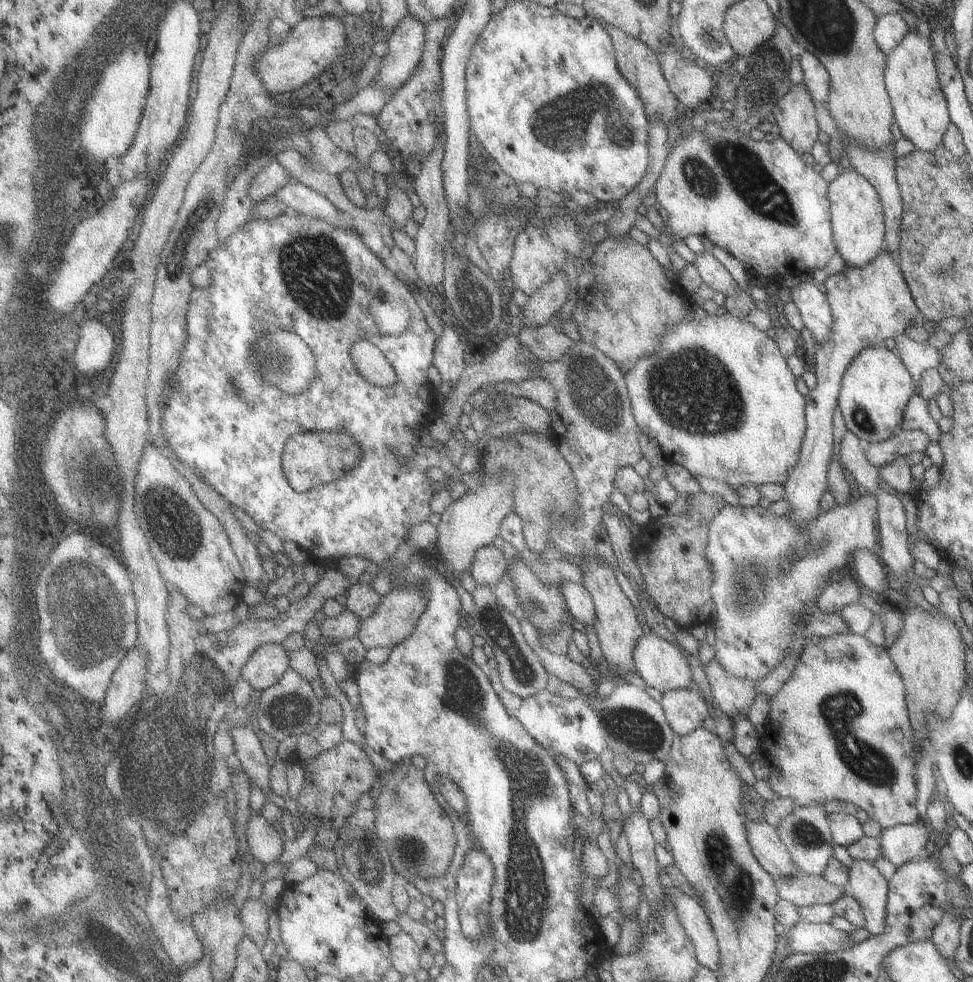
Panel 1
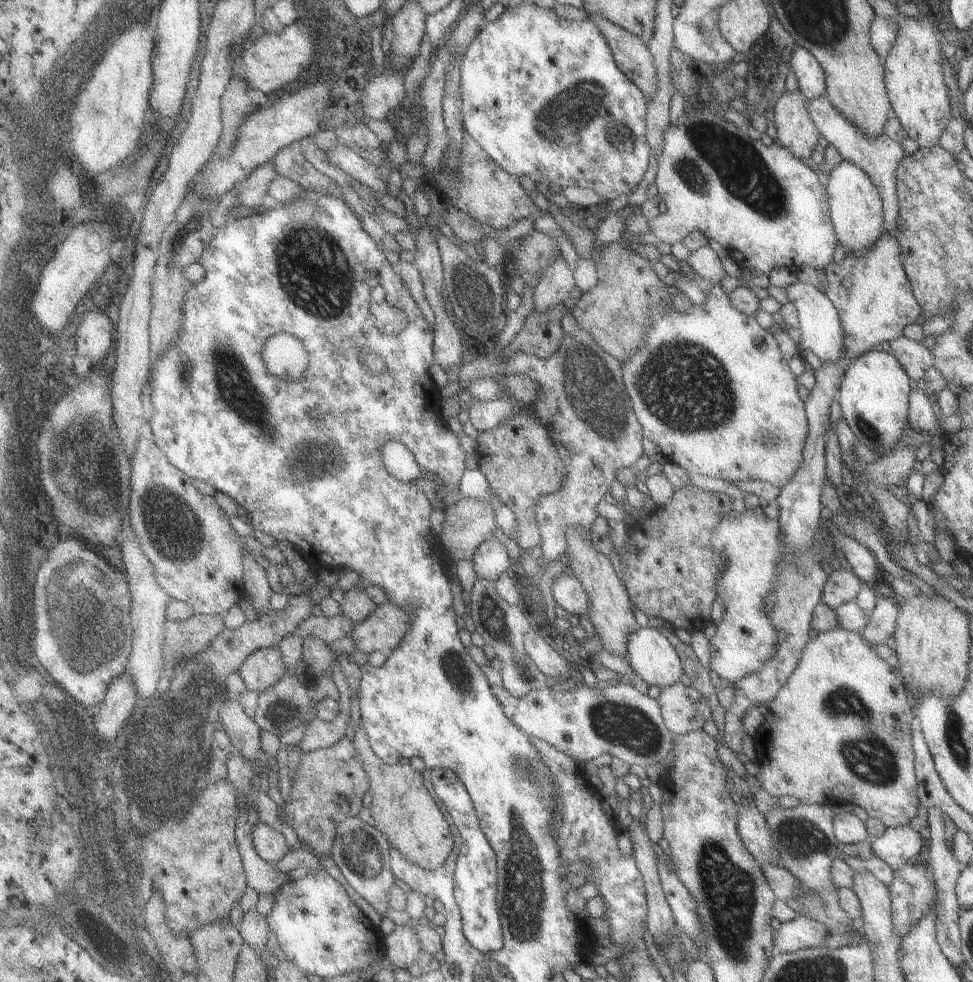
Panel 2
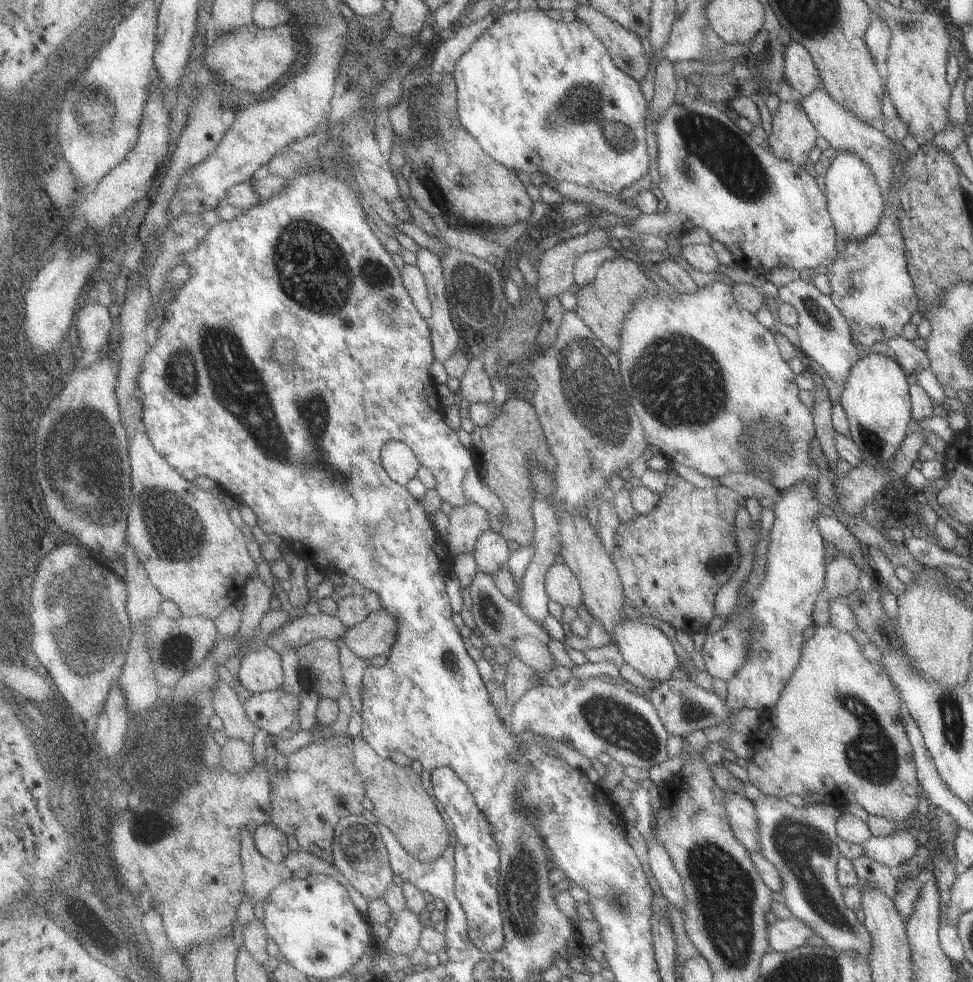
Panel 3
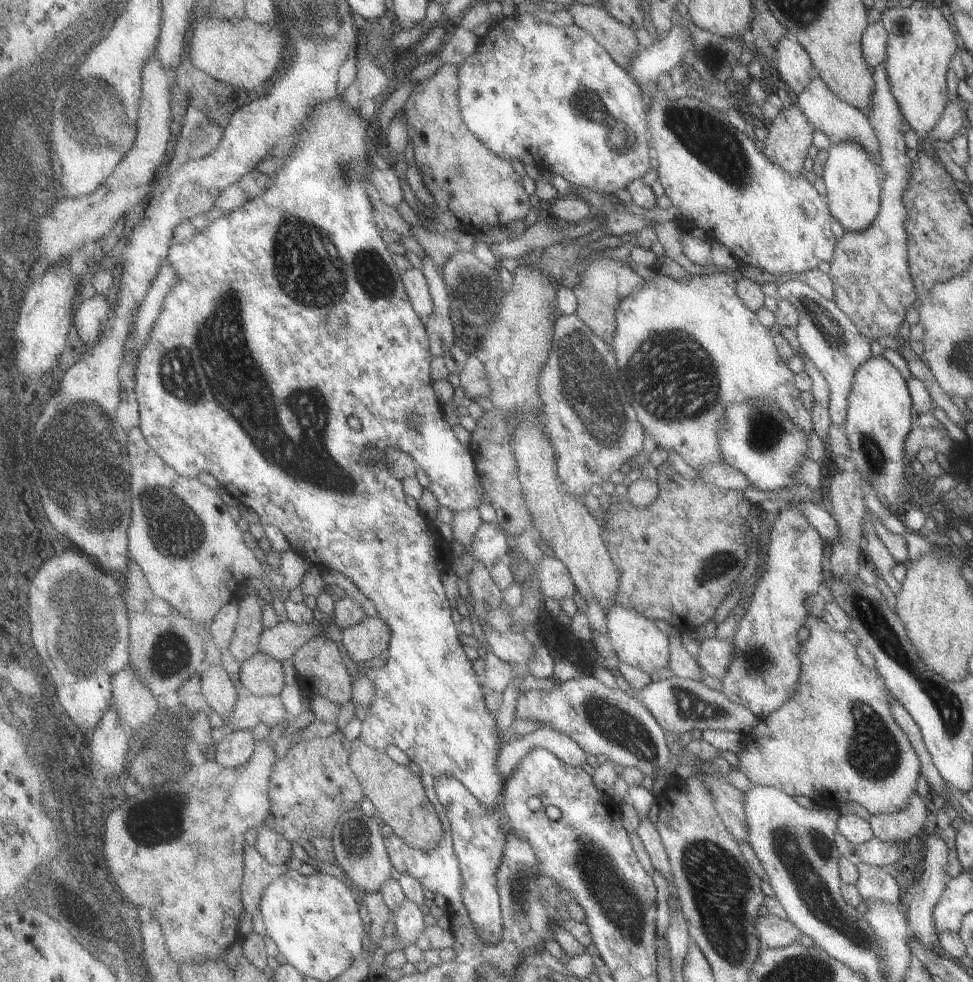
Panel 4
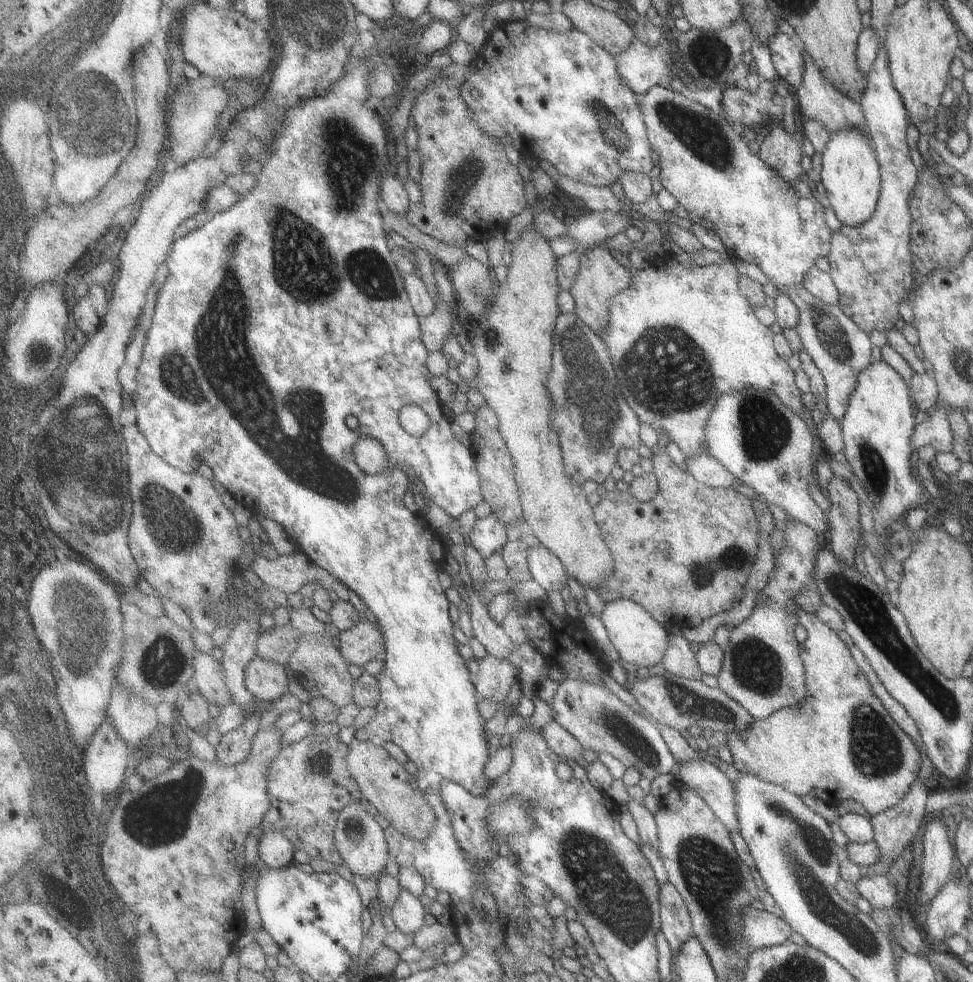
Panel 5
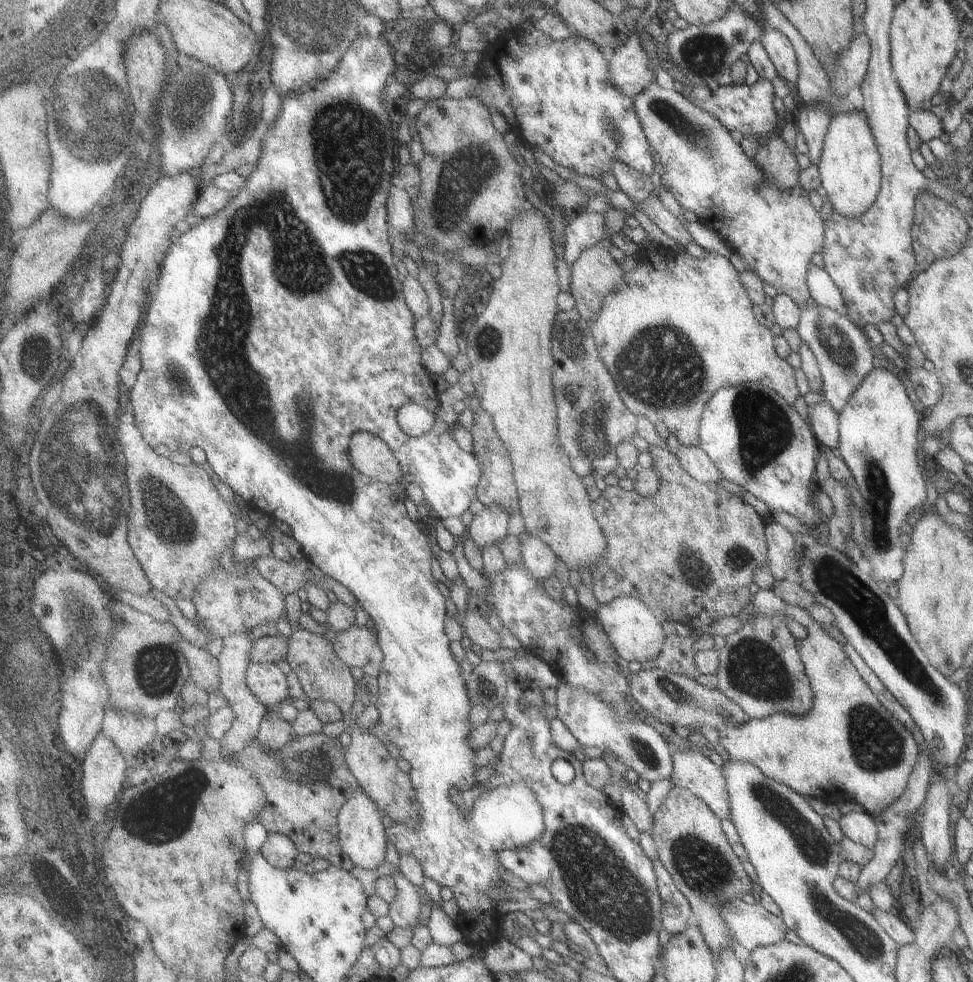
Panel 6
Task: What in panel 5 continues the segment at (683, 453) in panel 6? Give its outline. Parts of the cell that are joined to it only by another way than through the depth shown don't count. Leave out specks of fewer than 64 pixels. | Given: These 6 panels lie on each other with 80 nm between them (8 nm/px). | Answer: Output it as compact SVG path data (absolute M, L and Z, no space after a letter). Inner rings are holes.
M710 454L686 458L687 472L691 473L698 481L710 487L723 487L731 489L740 480L724 464L721 464Z

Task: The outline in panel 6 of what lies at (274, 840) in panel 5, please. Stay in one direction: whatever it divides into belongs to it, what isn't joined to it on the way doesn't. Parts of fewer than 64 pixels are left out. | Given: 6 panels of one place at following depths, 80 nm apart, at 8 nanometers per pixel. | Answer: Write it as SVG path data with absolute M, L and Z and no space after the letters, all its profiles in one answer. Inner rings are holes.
M270 833L268 839L261 845L261 854L269 864L280 869L293 869L297 854L296 841L283 833Z

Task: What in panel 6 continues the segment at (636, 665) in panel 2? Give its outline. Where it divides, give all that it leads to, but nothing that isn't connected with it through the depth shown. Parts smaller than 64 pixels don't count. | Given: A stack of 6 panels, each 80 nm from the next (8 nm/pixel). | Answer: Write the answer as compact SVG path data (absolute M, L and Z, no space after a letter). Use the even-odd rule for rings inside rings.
M619 596L612 602L599 605L595 616L602 628L607 630L619 655L627 662L637 660L644 665L661 654L667 640L662 622L642 600L633 596Z

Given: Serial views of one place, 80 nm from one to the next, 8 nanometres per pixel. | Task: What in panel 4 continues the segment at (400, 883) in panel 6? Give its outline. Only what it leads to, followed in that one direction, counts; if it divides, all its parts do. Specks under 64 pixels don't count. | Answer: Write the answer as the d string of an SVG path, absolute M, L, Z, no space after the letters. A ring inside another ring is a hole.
M406 900L395 912L394 923L396 931L393 935L396 936L397 947L401 950L408 949L416 944L417 939L421 936L427 924L425 924L425 914L419 908L418 904Z

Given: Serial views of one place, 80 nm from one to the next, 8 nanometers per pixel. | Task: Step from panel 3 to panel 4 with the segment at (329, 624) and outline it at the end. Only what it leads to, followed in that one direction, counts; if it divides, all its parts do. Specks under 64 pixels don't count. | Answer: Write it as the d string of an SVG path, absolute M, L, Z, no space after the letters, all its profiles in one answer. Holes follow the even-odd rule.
M315 618L310 623L283 621L273 628L264 629L260 638L260 650L273 655L277 660L292 658L295 651L322 634L322 624Z

